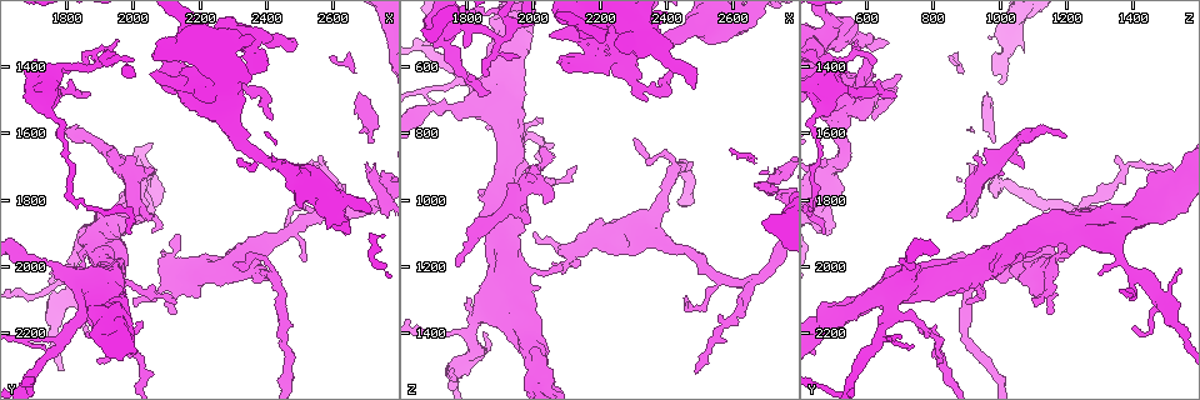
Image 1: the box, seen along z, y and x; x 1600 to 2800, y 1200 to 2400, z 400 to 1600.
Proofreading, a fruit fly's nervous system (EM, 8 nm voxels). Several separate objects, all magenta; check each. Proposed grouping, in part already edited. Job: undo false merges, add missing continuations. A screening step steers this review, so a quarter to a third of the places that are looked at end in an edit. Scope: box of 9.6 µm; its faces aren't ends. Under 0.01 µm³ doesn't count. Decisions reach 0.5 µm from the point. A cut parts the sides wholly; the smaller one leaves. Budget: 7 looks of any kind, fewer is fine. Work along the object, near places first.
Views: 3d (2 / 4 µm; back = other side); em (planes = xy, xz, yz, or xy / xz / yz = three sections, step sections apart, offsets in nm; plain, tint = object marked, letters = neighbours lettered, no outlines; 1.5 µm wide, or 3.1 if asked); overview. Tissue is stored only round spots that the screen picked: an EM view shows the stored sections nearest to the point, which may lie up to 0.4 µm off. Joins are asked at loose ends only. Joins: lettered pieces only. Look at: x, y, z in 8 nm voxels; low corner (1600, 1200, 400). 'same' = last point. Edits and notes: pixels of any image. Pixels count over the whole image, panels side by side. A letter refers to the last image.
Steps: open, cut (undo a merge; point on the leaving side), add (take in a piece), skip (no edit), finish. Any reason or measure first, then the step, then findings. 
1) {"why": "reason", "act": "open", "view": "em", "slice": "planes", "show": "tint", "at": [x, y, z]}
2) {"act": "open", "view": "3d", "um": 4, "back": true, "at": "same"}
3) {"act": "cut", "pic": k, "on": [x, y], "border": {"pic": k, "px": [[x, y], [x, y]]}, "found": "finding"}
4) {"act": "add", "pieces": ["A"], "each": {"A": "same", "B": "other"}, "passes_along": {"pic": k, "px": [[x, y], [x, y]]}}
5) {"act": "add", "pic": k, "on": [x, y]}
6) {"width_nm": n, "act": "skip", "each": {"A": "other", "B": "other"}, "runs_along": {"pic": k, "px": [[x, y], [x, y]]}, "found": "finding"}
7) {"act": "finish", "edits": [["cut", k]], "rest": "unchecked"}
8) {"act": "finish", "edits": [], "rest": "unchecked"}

{"why": "small branch off a trunk", "act": "open", "view": "3d", "um": 2, "at": [1870, 2150, 730]}

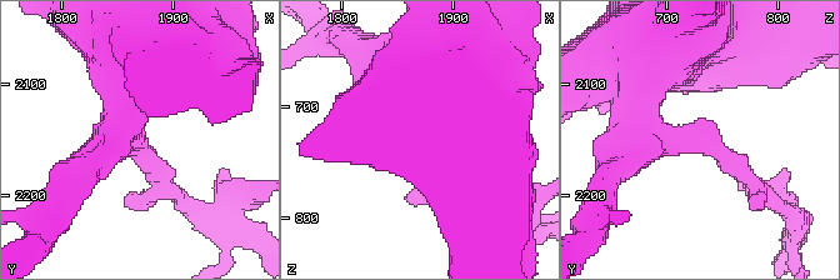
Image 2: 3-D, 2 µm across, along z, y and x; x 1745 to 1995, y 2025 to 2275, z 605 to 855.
{"act": "open", "view": "em", "slice": "planes", "show": "tint", "at": [1860, 2150, 734]}

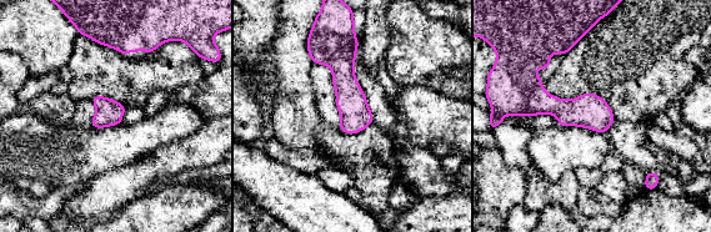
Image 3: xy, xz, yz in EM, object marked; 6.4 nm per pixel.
{"act": "open", "view": "em", "slice": "planes", "show": "letters", "at": "same"}

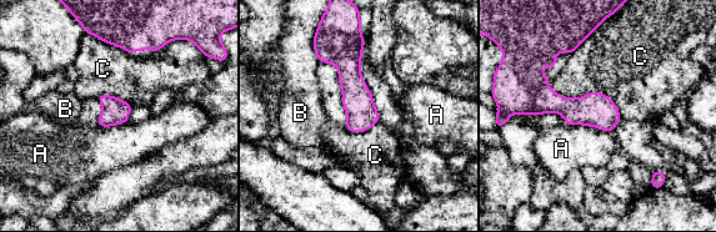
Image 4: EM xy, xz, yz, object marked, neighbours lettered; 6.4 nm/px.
{"act": "skip", "each": {"A": "other", "B": "other", "C": "other"}, "runs_along": {"pic": 4, "px": [[524, 106], [564, 105], [616, 117]]}, "found": "one neuron here"}

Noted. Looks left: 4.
{"why": "sudden change in width", "act": "open", "view": "em", "slice": "planes", "show": "plain", "at": [2330, 2010, 1050]}

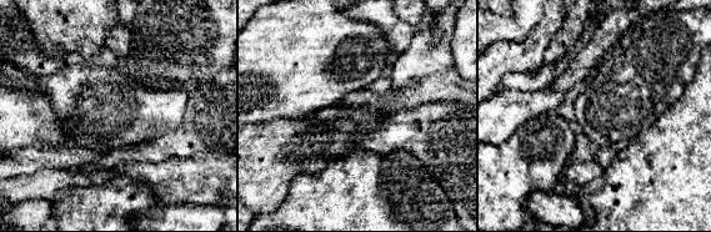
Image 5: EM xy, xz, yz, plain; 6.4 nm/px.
{"why": "with the object marked", "act": "open", "view": "em", "slice": "planes", "show": "tint", "at": "same"}

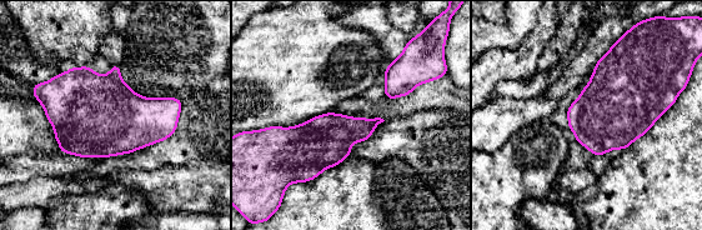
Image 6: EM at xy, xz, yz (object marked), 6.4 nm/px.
{"act": "open", "view": "em", "slice": "planes", "show": "letters", "at": "same"}

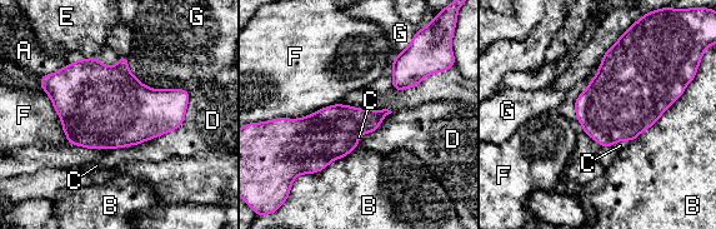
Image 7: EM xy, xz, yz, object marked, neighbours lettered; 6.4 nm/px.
{"longest_contact_nm": ["D", 600], "act": "skip", "each": {"A": "other", "B": "other", "C": "other", "D": "other", "E": "other", "F": "other", "G": "other"}, "border": {"pic": 7, "px": [[135, 76], [150, 88], [189, 93]]}, "found": "continuous, no second neuron"}

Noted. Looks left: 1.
{"why": "thin end", "act": "open", "view": "em", "slice": "planes", "show": "letters", "at": [1960, 1320, 570]}

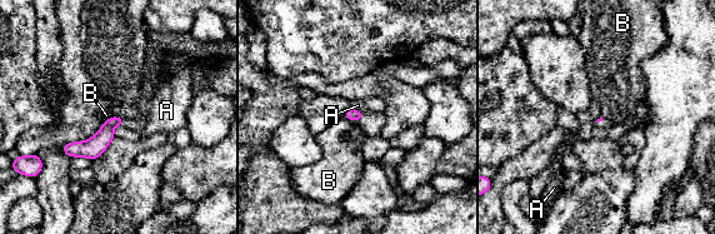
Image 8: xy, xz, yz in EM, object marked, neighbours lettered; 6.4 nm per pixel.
{"act": "skip", "each": {"A": "other", "B": "other"}, "border": {"pic": 8, "px": [[344, 116], [350, 120]]}, "found": "none of them fits"}

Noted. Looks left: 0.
{"act": "finish", "edits": [], "rest": "unchecked"}

